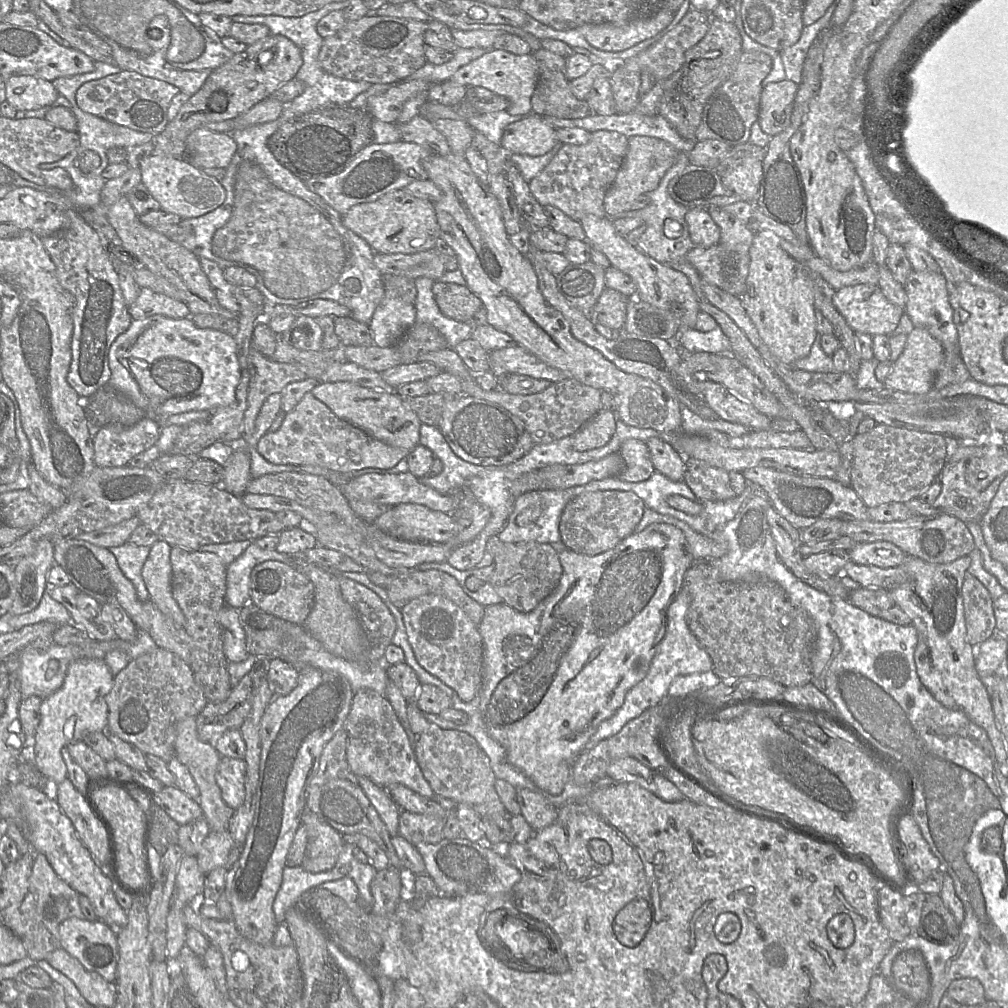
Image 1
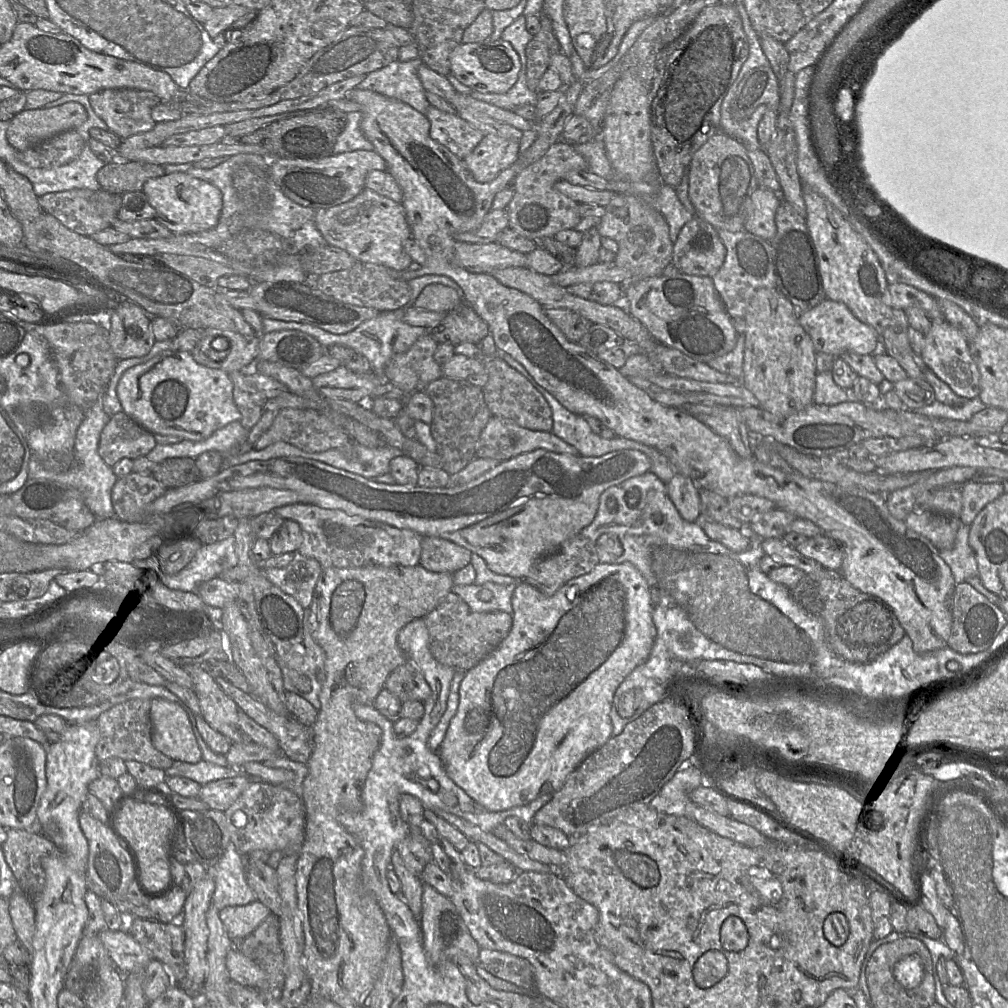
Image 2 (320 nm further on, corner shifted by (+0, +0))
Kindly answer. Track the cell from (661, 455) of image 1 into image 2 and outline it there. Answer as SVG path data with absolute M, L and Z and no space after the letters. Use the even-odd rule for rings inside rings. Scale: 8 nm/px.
M675 473L665 486L669 499L684 520L687 522L700 522L702 520L700 517L699 490L689 478Z

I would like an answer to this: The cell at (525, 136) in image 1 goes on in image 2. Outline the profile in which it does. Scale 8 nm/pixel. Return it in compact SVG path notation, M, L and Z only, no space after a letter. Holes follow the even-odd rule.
M488 134L463 161L477 182L491 182L517 160L519 147L519 141Z

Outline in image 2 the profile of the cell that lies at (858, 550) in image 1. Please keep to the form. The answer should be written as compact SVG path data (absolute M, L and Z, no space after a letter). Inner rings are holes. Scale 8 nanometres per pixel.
M824 534L807 538L795 547L802 555L819 562L824 568L839 570L843 562L842 545L834 545L834 540Z

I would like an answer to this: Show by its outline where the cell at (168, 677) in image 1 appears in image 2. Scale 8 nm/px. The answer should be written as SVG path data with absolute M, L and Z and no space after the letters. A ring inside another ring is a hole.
M131 699L111 707L97 718L100 738L96 746L99 762L108 758L137 761L153 768L167 770L174 760L158 751L152 741L152 699Z

